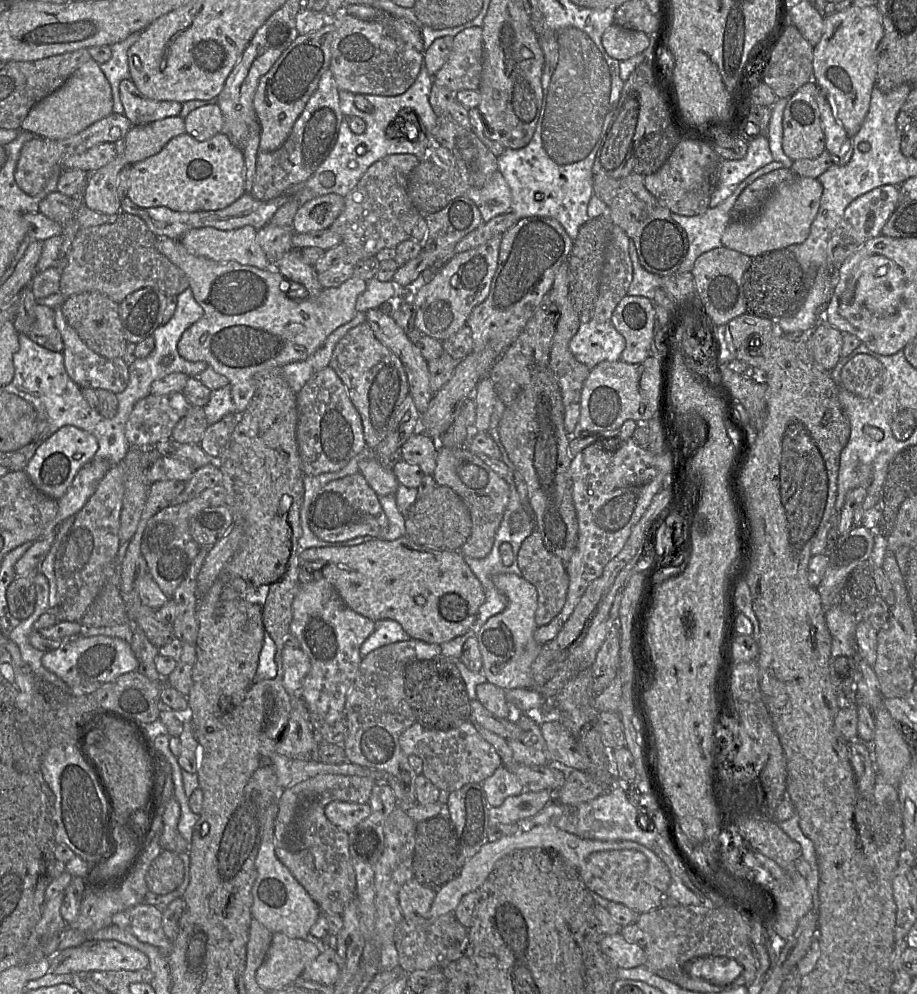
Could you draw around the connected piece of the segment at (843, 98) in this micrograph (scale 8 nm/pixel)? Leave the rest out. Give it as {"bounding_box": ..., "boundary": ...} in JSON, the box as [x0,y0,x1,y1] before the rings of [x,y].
{"bounding_box":[813,6,884,138],"boundary":[[[877,6],[850,7],[824,16],[824,32],[813,50],[813,80],[828,92],[836,108],[836,115],[851,138],[860,130],[870,108],[871,93],[876,86],[876,51],[884,35],[881,14]]]}

